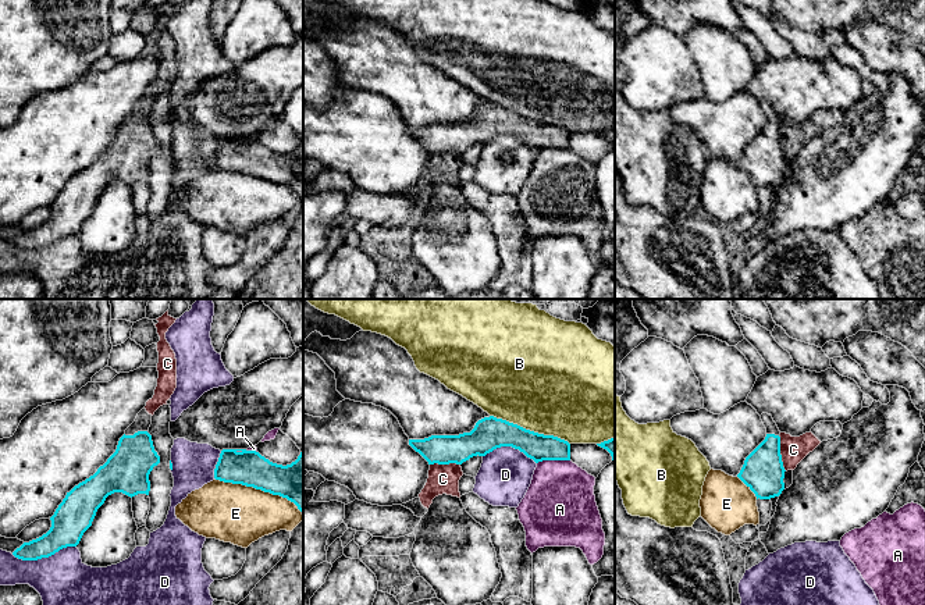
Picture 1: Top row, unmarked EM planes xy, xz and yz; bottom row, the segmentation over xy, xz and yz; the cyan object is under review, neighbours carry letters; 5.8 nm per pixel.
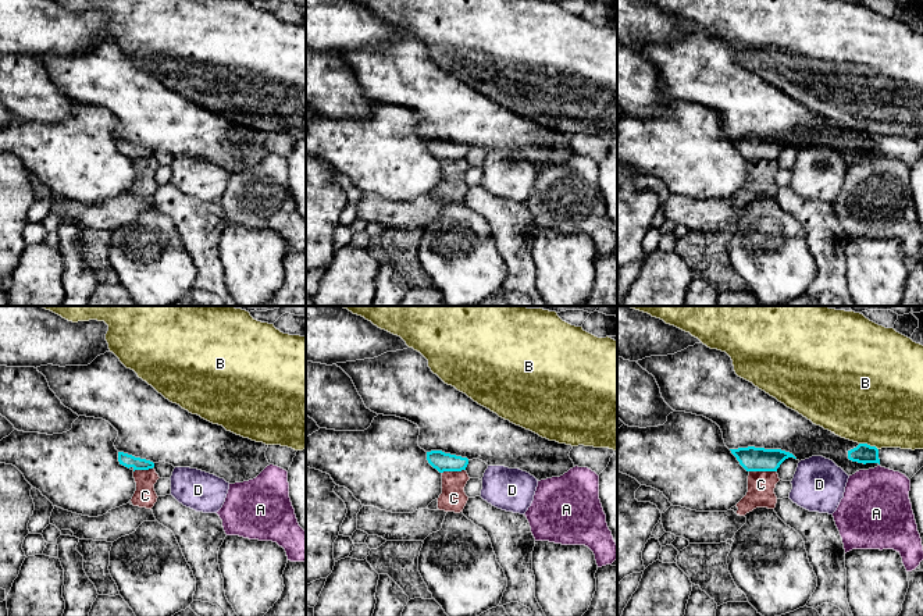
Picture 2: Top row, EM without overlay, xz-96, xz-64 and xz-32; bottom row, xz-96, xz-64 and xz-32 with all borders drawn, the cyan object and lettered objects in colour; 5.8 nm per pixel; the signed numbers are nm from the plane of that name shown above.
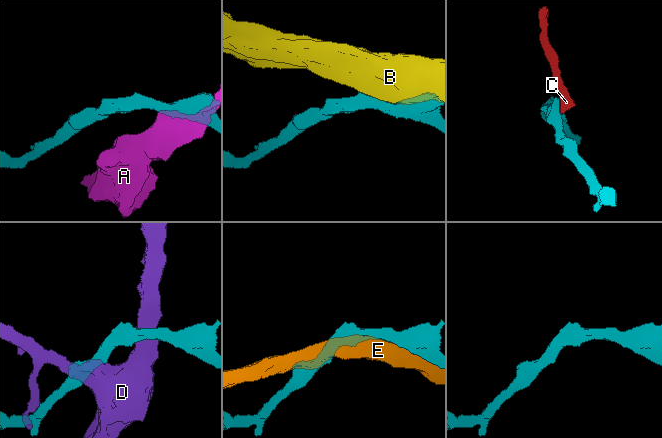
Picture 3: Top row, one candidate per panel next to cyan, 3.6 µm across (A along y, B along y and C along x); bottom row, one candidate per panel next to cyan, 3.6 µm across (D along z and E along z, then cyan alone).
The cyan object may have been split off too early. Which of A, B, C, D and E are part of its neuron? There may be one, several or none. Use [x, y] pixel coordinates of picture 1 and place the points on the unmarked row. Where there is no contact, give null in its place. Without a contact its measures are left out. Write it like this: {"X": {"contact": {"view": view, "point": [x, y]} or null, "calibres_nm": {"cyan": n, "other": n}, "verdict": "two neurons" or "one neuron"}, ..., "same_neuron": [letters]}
{"A": {"contact": {"view": "xz", "point": [552, 148]}, "calibres_nm": {"cyan": 160, "other": 400}, "verdict": "two neurons"}, "B": {"contact": {"view": "xz", "point": [529, 118]}, "calibres_nm": {"cyan": 190, "other": 500}, "verdict": "two neurons"}, "C": {"contact": {"view": "yz", "point": [779, 142]}, "calibres_nm": {"cyan": 240, "other": 160}, "verdict": "two neurons"}, "D": {"contact": {"view": "xy", "point": [43, 245]}, "calibres_nm": {"cyan": 200, "other": 340}, "verdict": "two neurons"}, "E": {"contact": {"view": "xy", "point": [260, 177]}, "calibres_nm": {"cyan": 260, "other": 340}, "verdict": "two neurons"}, "same_neuron": []}

